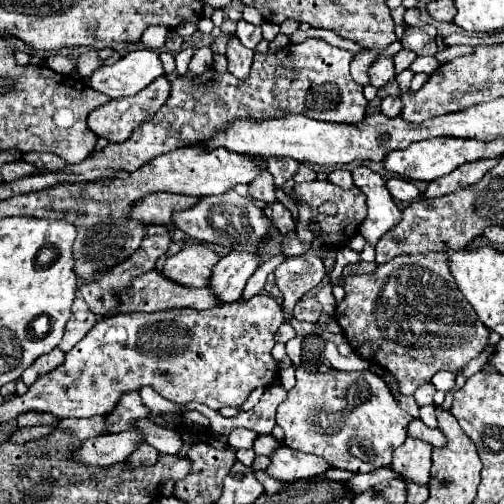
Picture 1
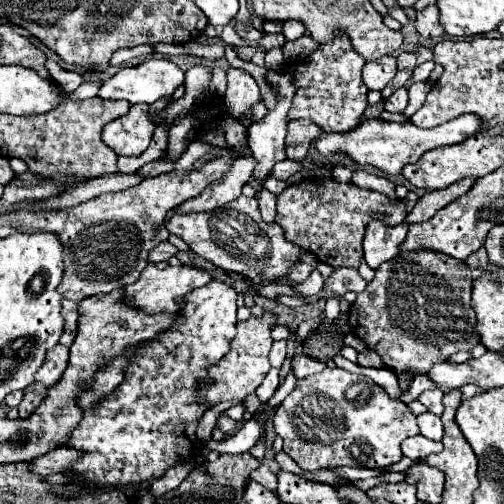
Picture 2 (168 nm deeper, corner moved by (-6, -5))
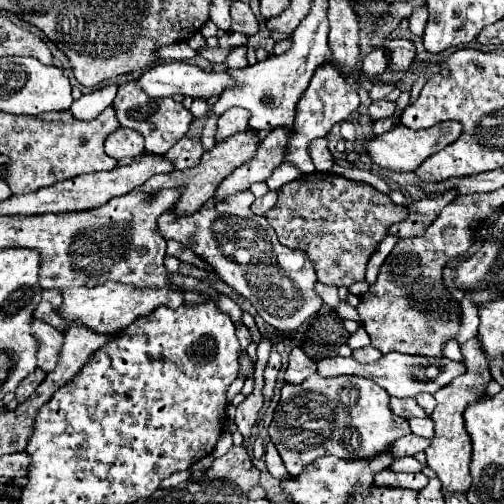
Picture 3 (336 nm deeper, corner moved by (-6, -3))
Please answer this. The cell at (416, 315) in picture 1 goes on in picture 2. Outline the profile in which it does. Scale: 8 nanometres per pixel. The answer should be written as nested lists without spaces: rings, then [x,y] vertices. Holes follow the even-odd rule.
[[[403,251],[395,259],[383,263],[375,271],[375,279],[367,289],[357,293],[357,299],[349,309],[349,325],[369,349],[381,355],[395,375],[401,375],[405,367],[411,367],[417,373],[429,371],[435,363],[447,361],[449,355],[471,351],[479,343],[475,311],[471,307],[471,271],[463,261],[451,259],[451,255],[443,255],[439,251]]]

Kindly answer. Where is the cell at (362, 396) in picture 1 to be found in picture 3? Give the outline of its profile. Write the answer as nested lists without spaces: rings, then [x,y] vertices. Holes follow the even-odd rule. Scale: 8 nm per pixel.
[[[313,373],[299,385],[285,383],[281,401],[269,425],[269,437],[275,443],[287,471],[299,475],[307,465],[325,455],[341,459],[371,459],[385,453],[393,441],[411,433],[407,419],[393,415],[389,393],[371,379],[357,375],[321,377]]]

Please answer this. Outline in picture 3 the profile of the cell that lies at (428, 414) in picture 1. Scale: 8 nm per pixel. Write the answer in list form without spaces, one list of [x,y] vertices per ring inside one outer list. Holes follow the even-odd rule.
[[[429,417],[409,419],[409,425],[411,425],[411,431],[415,435],[419,435],[419,437],[425,437],[425,439],[433,439],[435,437],[435,423]]]

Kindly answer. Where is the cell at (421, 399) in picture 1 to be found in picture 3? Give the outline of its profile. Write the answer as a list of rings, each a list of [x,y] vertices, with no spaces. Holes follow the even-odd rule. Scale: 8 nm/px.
[[[419,393],[415,399],[417,399],[417,403],[425,409],[427,415],[431,415],[431,413],[435,411],[435,407],[437,407],[437,401],[435,401],[435,397],[433,397],[431,393]]]

